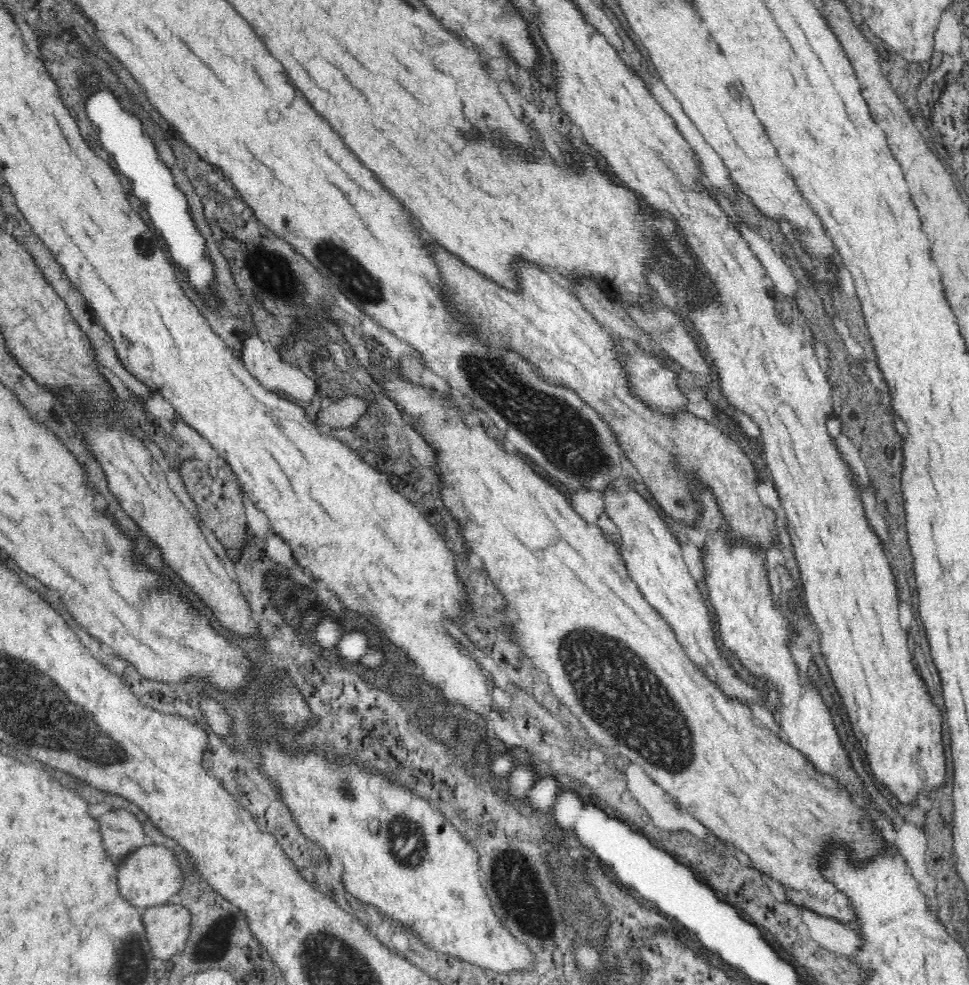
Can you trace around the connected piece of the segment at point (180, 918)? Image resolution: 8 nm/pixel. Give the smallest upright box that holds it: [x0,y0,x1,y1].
[141,905,191,961]

